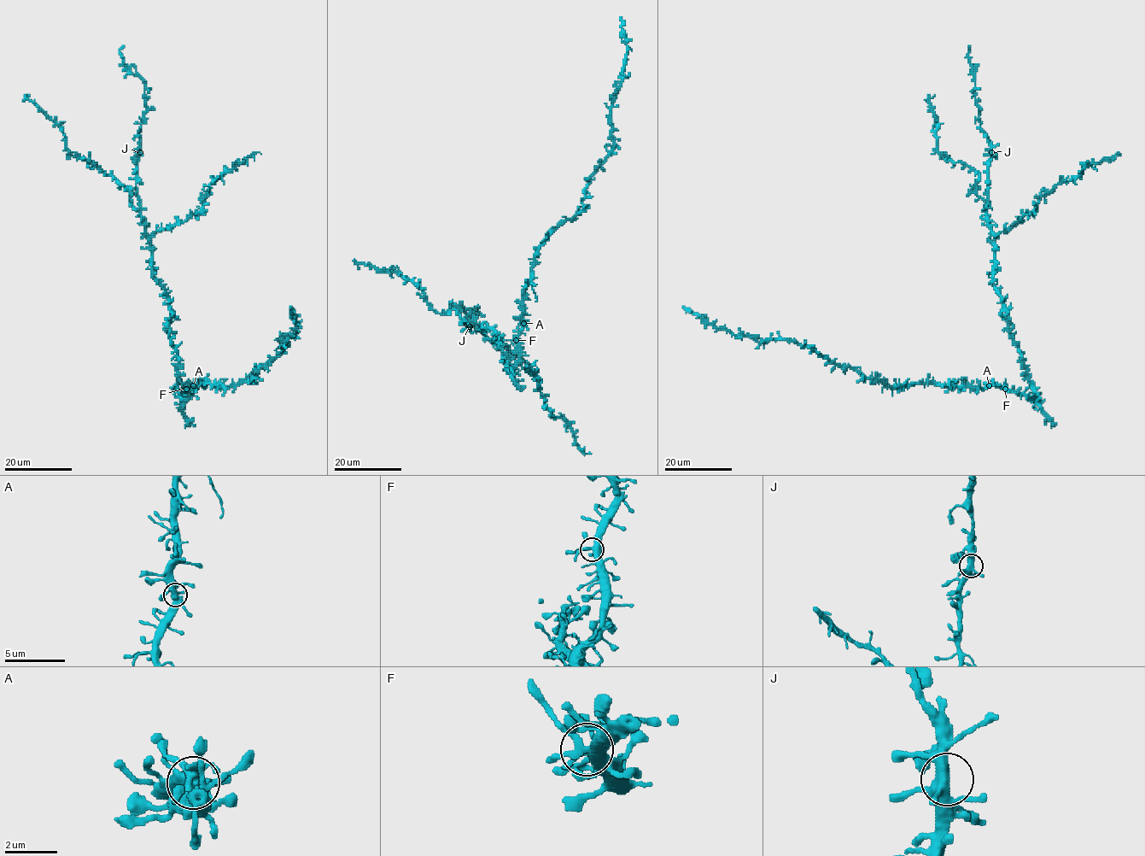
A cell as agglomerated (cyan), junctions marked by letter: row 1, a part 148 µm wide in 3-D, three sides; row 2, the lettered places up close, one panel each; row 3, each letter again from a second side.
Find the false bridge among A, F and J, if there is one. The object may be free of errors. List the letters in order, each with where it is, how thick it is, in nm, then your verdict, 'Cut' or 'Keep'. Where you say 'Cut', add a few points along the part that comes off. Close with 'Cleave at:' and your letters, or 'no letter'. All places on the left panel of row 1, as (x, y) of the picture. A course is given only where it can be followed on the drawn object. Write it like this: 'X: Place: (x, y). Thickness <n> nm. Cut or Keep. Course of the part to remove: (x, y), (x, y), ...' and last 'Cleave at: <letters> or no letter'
A: Place: (193, 385). Thickness 440 nm. Keep
F: Place: (186, 389). Thickness 440 nm. Keep
J: Place: (140, 152). Thickness 420 nm. Keep
Cleave at: no letter

